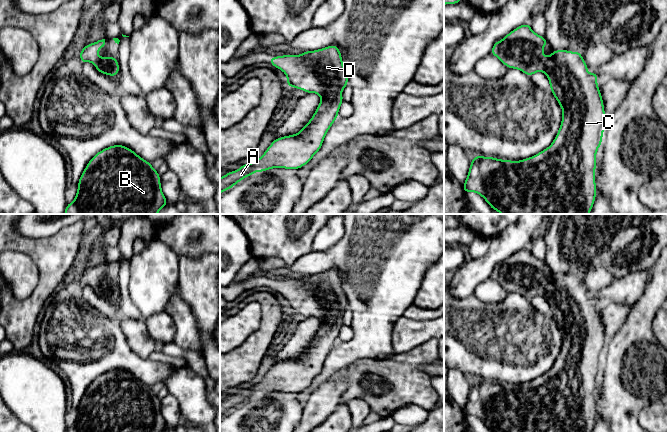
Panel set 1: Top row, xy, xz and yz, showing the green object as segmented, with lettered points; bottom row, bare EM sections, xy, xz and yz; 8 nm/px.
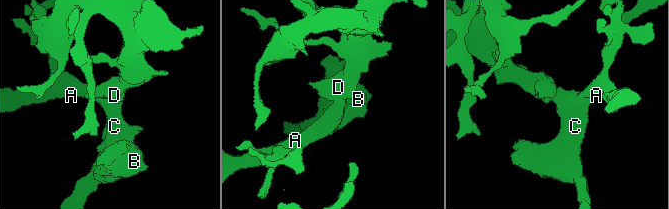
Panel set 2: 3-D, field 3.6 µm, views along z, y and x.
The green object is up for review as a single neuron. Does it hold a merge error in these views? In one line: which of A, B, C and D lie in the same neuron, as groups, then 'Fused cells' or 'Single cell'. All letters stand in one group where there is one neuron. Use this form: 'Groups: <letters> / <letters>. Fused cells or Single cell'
Groups: A B C D. Single cell

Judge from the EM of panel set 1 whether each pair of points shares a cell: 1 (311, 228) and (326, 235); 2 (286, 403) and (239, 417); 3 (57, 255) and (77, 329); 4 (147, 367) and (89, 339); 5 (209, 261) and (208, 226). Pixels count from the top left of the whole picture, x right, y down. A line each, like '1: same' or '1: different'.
1: different
2: same
3: different
4: same
5: different

